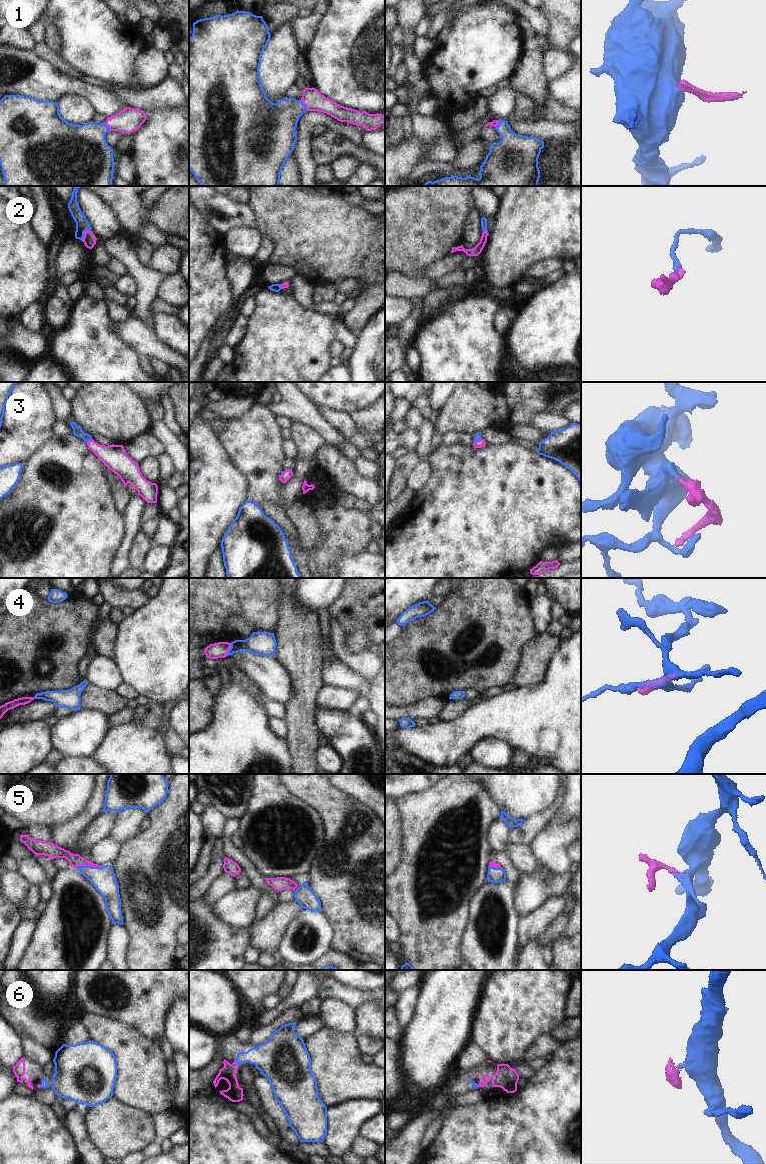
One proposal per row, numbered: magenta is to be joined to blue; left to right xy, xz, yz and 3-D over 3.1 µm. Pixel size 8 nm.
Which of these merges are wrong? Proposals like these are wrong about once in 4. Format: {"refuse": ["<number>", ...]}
{"refuse": []}

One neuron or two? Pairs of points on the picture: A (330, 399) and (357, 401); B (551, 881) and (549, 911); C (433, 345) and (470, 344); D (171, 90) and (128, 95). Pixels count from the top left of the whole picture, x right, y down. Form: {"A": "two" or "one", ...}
{"A": "one", "B": "two", "C": "one", "D": "one"}

